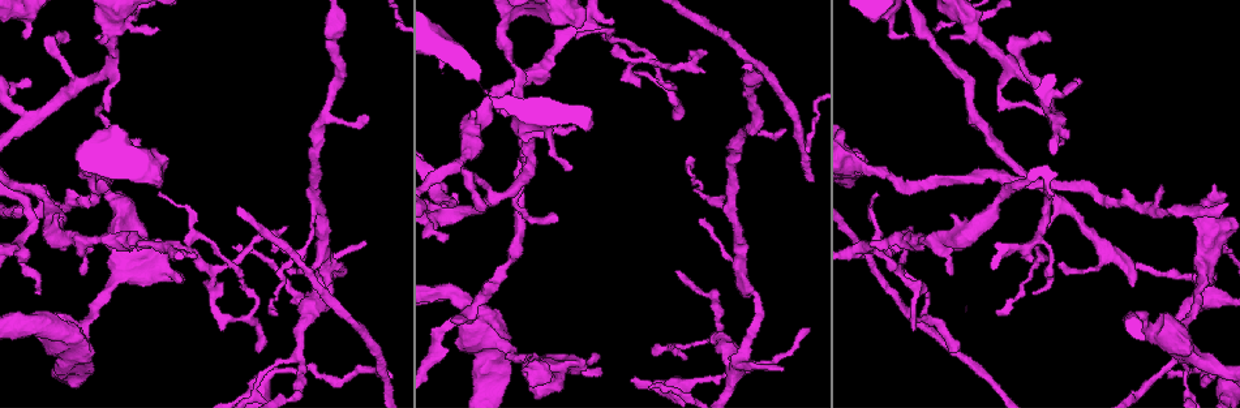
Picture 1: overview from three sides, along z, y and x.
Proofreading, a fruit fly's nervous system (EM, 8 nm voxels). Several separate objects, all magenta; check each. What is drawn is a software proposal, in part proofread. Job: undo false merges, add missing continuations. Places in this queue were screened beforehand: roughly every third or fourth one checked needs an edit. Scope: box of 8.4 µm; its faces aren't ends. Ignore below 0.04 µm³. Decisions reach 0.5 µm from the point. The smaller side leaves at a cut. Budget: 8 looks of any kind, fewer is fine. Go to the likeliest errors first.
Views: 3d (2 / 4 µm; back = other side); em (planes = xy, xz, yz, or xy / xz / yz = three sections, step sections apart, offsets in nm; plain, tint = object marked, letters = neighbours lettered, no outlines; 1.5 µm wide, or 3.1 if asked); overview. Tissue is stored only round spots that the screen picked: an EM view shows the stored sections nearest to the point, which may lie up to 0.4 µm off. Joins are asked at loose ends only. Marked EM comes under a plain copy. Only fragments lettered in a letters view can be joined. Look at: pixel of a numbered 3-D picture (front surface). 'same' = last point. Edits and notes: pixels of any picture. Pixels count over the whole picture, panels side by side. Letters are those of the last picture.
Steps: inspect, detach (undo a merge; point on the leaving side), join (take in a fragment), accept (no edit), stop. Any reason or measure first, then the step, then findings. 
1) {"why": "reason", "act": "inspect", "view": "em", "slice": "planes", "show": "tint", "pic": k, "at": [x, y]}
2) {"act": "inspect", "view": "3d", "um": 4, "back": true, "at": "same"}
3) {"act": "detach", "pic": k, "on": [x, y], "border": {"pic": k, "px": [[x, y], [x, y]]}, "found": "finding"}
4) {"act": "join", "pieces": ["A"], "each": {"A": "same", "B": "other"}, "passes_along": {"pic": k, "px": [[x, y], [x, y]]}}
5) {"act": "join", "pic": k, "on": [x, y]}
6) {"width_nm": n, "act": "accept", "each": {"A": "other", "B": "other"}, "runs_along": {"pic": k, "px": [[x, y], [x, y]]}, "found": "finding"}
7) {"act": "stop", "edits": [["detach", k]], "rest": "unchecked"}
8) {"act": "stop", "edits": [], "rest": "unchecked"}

{"why": "end of a long branch", "act": "inspect", "view": "em", "slice": "yz", "step": 8, "show": "tint", "pic": 1, "at": [261, 349]}

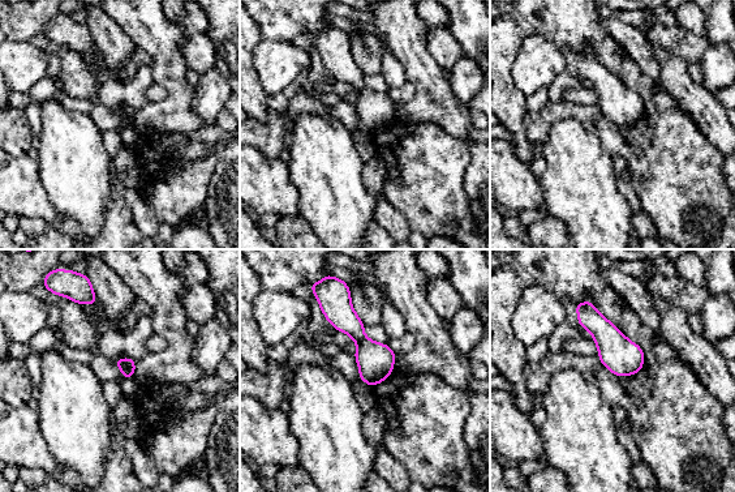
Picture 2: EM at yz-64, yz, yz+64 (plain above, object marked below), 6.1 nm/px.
{"act": "inspect", "view": "em", "slice": "planes", "show": "tint", "at": "same"}

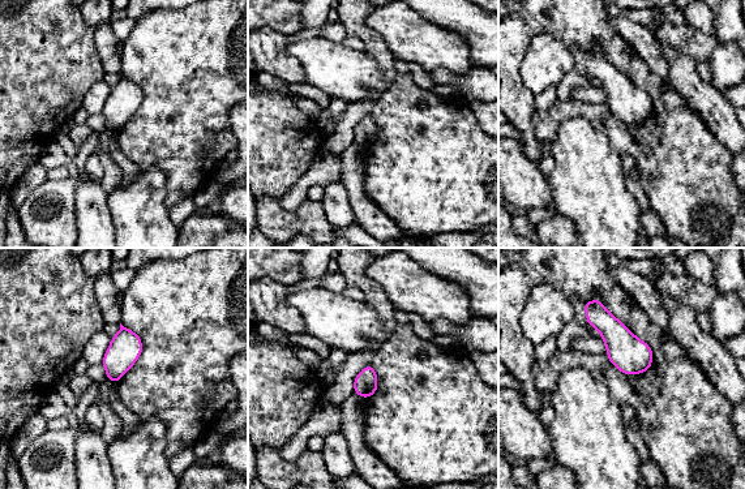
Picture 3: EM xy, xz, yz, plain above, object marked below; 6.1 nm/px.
{"act": "inspect", "view": "em", "slice": "planes", "show": "letters", "at": "same"}

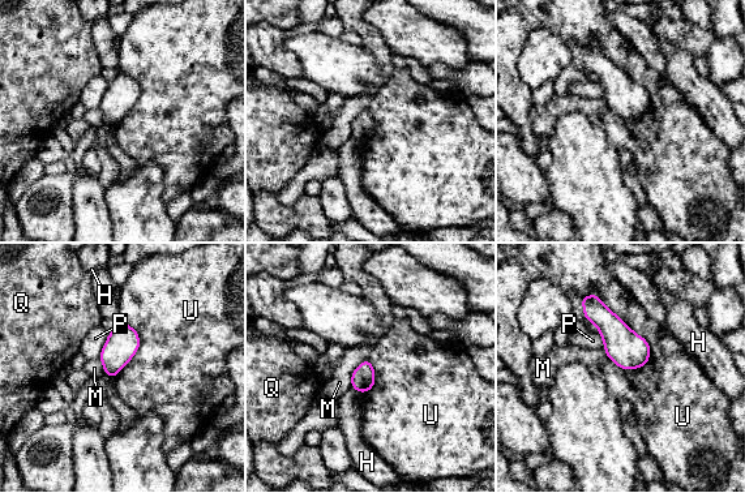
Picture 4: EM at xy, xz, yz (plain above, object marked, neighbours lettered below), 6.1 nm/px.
{"longest_contact_nm": ["U", 550], "act": "accept", "each": {"H": "other", "M": "other", "P": "other", "Q": "other", "U": "other"}, "border": {"pic": 4, "px": [[581, 298], [594, 294], [650, 359]]}, "found": "none of them fits"}

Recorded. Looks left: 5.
{"why": "free end", "act": "inspect", "view": "em", "slice": "planes", "show": "letters", "pic": 1, "at": [454, 324]}

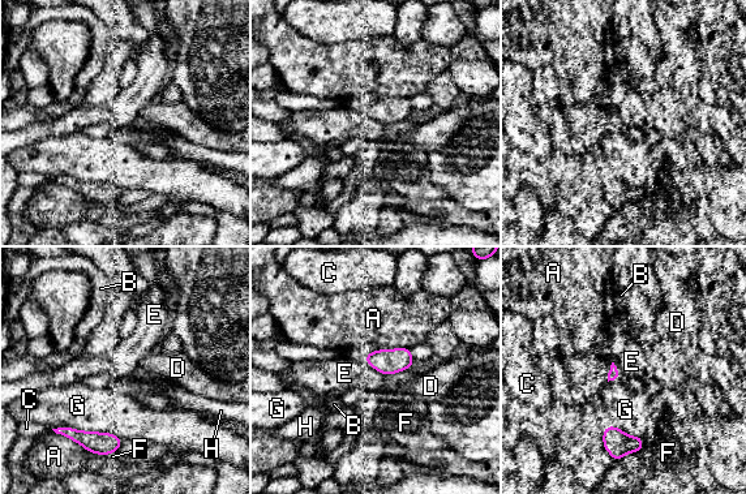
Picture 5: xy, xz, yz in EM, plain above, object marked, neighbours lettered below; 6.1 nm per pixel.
{"act": "accept", "each": {"A": "other", "B": "other", "C": "other", "D": "other", "E": "other", "F": "other", "G": "other", "H": "other"}, "found": "none of them fits"}

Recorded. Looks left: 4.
{"why": "end of a long branch", "act": "inspect", "view": "em", "slice": "planes", "show": "letters", "pic": 1, "at": [392, 377]}

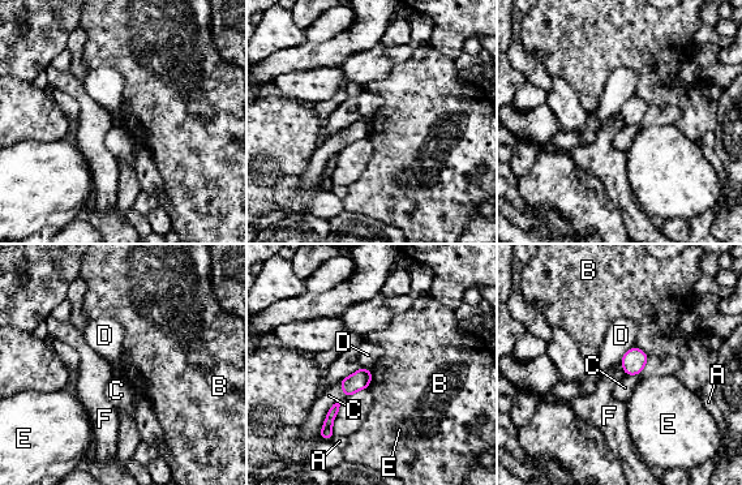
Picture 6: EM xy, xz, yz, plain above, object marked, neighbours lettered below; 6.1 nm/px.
{"act": "accept", "each": {"A": "other", "B": "other", "C": "other", "D": "other", "E": "other", "F": "other"}, "border": {"pic": 6, "px": [[370, 370], [370, 383], [368, 386]]}, "found": "no lettered fragment goes on from it"}

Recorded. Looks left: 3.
{"act": "stop", "edits": [], "rest": "unchecked"}

